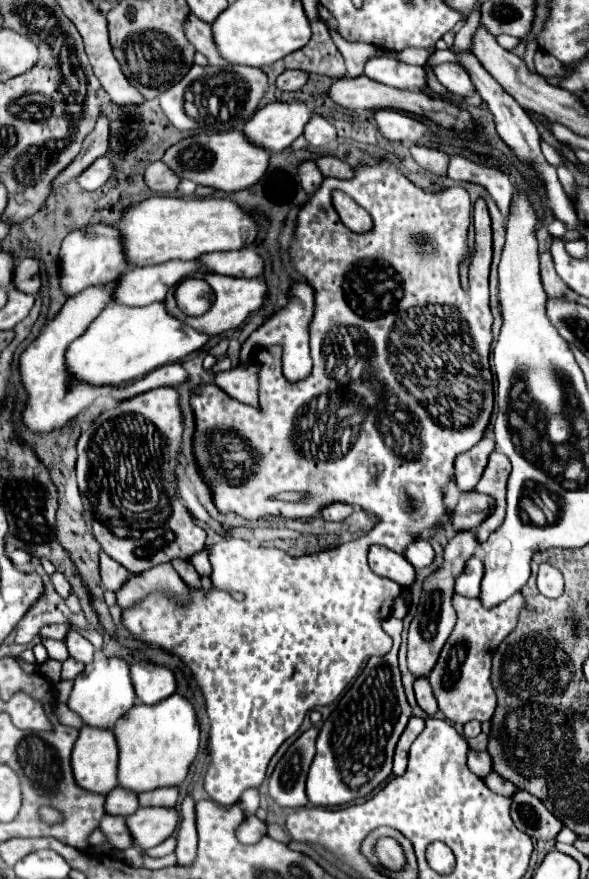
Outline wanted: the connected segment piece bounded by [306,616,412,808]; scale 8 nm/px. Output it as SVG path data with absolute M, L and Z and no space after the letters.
M394 616L384 620L384 630L394 640L392 650L386 656L372 656L368 660L362 674L324 722L316 742L316 756L308 772L306 792L310 804L332 808L344 806L352 800L362 800L392 774L396 742L412 716L412 708L404 696L398 670L398 644L402 628L404 622Z

